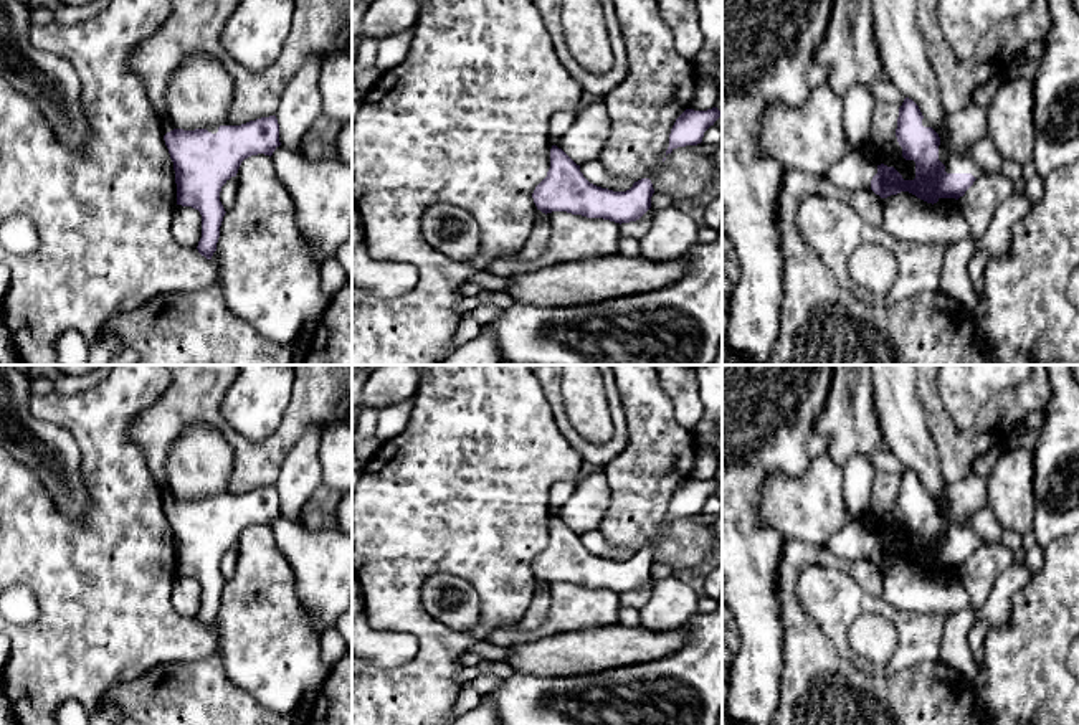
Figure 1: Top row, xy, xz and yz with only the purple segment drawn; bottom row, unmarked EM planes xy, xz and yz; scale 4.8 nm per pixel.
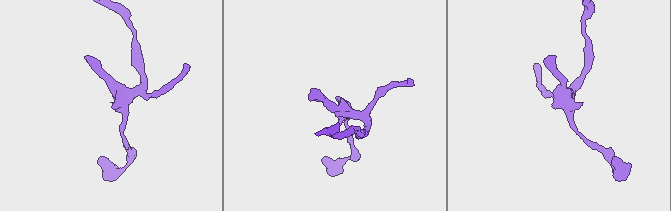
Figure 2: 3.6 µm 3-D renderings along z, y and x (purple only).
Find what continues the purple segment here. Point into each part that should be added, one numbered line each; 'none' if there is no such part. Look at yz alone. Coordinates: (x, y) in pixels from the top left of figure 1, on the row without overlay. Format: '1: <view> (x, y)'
1: yz (954, 534)

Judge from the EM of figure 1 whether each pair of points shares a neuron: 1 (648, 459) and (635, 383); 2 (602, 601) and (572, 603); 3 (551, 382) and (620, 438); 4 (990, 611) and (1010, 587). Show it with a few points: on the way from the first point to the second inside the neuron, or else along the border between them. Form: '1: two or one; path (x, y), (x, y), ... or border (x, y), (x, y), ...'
1: one; path (648, 441), (648, 408), (645, 402)
2: one; path (595, 603), (579, 603)
3: one; path (557, 407), (565, 428), (587, 450), (595, 450)
4: one; path (997, 605), (1003, 593)

